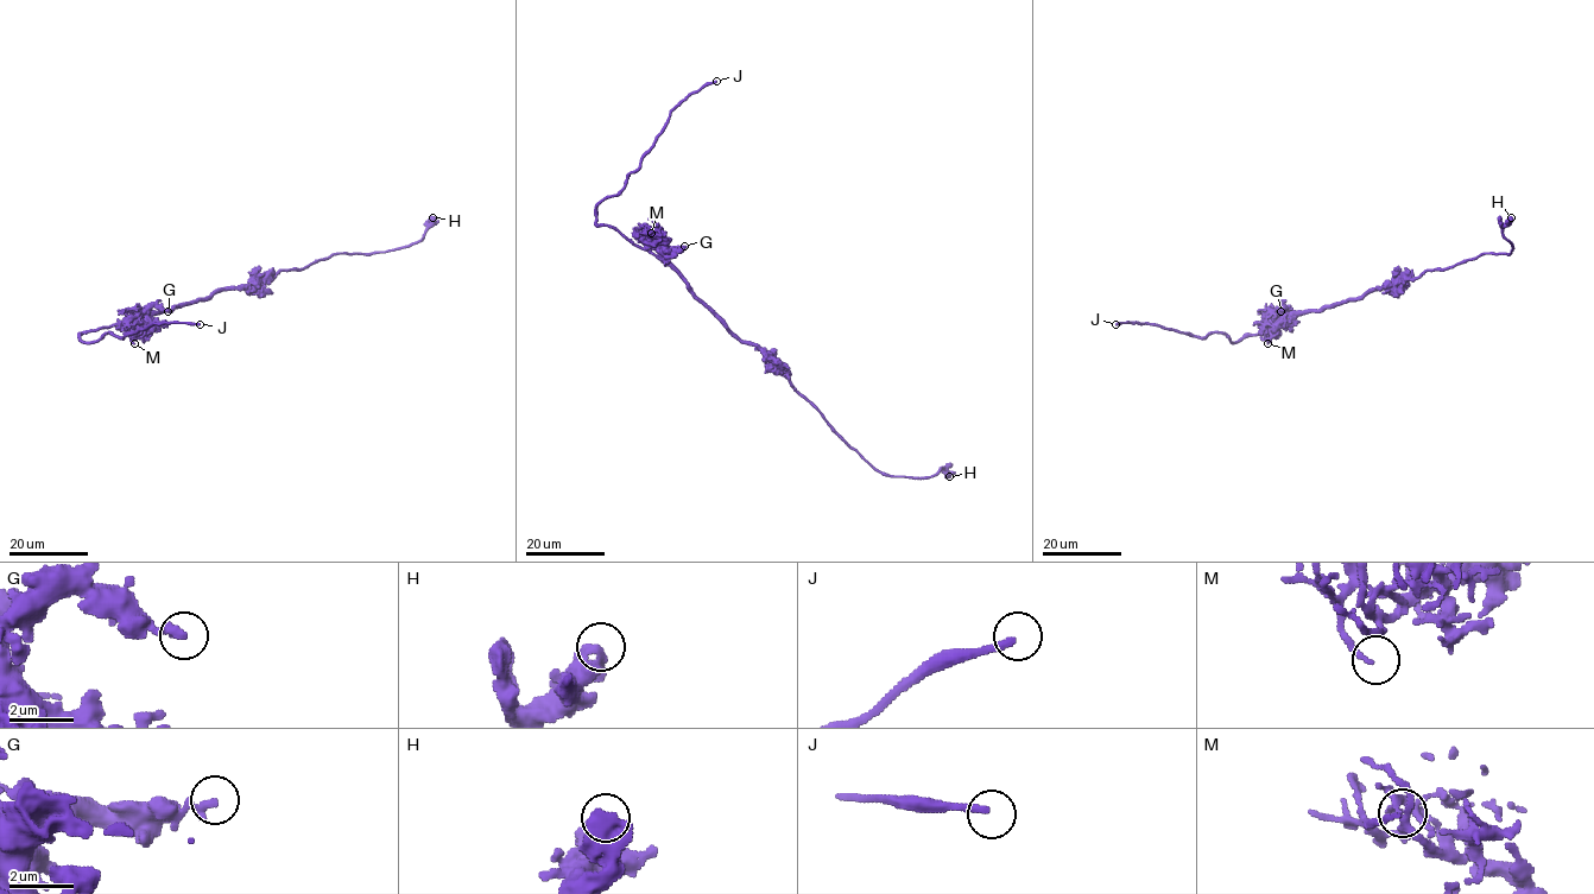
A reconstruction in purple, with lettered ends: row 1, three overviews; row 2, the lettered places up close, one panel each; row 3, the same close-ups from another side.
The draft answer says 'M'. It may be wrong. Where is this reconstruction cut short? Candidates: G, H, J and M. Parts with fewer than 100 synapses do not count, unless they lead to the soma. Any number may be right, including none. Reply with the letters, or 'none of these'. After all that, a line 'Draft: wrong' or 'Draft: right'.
J
Draft: wrong

